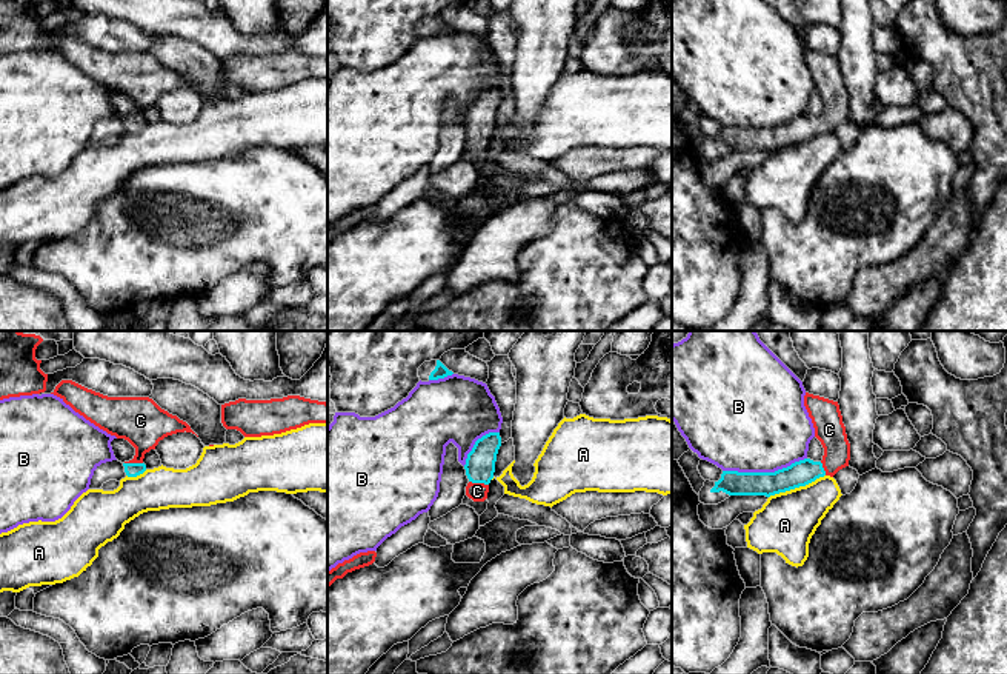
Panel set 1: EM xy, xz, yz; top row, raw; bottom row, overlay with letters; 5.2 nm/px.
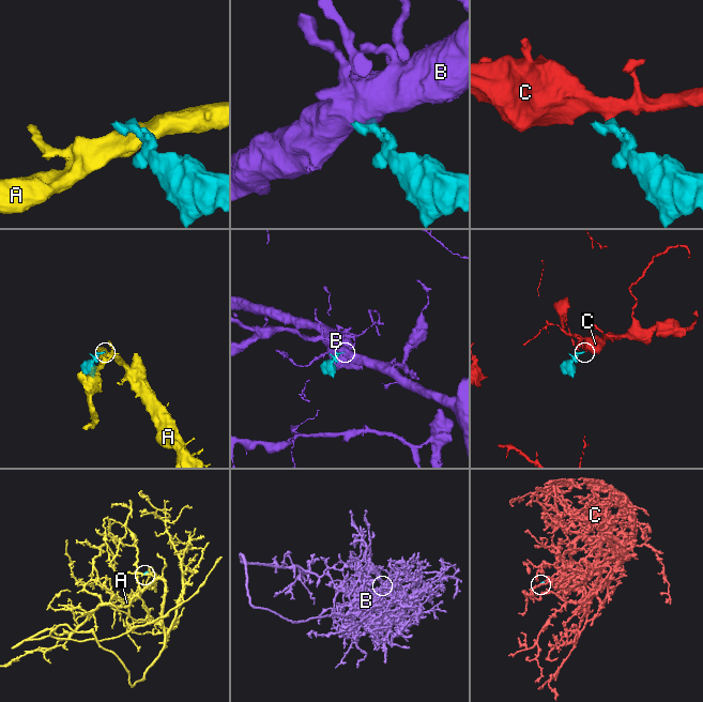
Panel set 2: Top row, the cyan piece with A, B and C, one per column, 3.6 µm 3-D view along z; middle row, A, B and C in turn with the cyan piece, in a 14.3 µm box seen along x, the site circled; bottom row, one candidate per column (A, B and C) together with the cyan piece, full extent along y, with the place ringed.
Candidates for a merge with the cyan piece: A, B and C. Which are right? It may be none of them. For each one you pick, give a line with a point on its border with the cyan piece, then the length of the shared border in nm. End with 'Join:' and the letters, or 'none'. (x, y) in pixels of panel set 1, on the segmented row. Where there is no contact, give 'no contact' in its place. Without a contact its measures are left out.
C: meets cyan in xz at (478, 482); contact 110 nm long
Join: C

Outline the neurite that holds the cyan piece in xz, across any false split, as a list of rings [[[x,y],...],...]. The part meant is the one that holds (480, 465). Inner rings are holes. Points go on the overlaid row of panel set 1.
[[[489,432],[478,439],[466,459],[466,475],[469,483],[466,495],[474,502],[484,502],[489,483],[494,479],[497,454],[501,446],[500,432]]]

